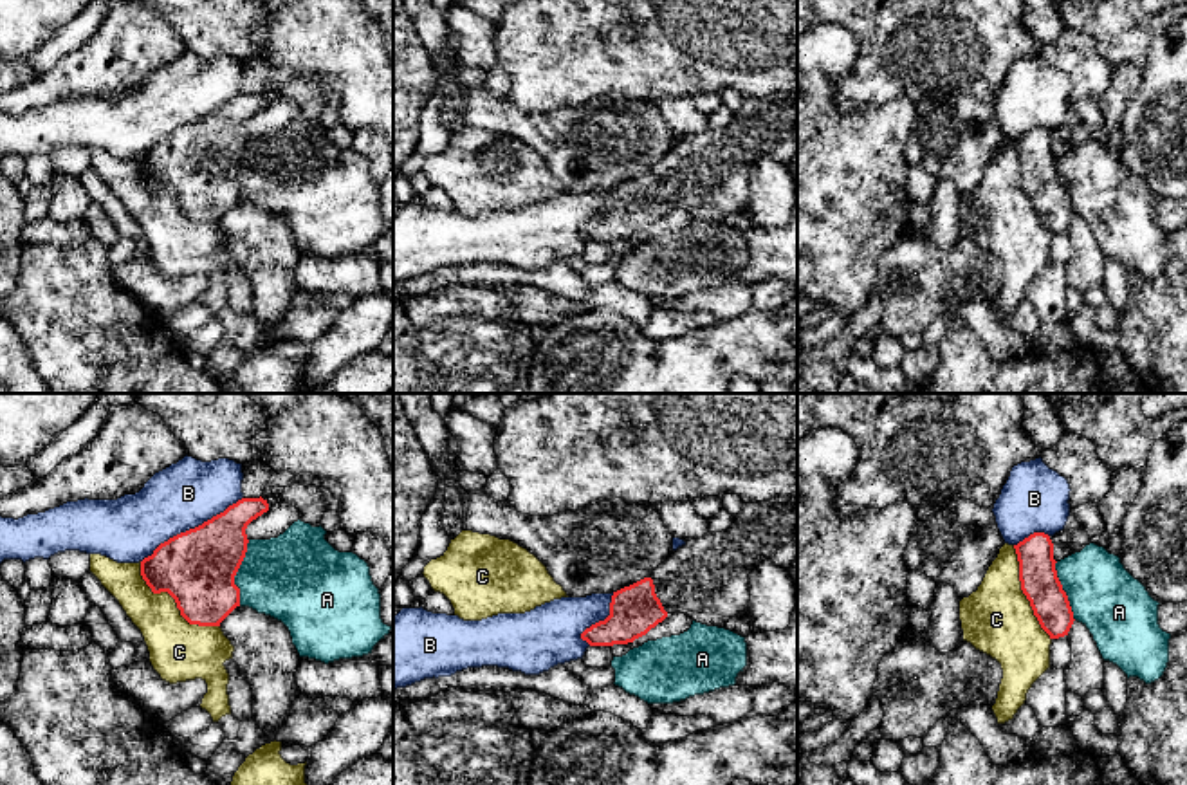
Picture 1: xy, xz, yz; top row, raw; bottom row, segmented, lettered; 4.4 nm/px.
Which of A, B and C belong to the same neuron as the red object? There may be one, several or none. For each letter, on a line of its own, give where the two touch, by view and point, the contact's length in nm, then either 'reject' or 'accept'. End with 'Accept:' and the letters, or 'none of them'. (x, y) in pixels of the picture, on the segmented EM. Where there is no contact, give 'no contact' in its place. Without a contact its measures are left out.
A: xy (237, 571) | 300 nm | reject
B: xy (192, 529) | 550 nm | reject
C: xy (175, 601) | 460 nm | reject
Accept: none of them

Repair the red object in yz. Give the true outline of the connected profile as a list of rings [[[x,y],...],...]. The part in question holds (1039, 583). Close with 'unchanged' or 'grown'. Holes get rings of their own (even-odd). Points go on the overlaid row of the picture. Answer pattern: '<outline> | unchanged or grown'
[[[1034,532],[1014,545],[1019,561],[1021,590],[1030,601],[1034,615],[1050,639],[1068,635],[1073,612],[1057,577],[1054,543],[1048,534]]] | unchanged

